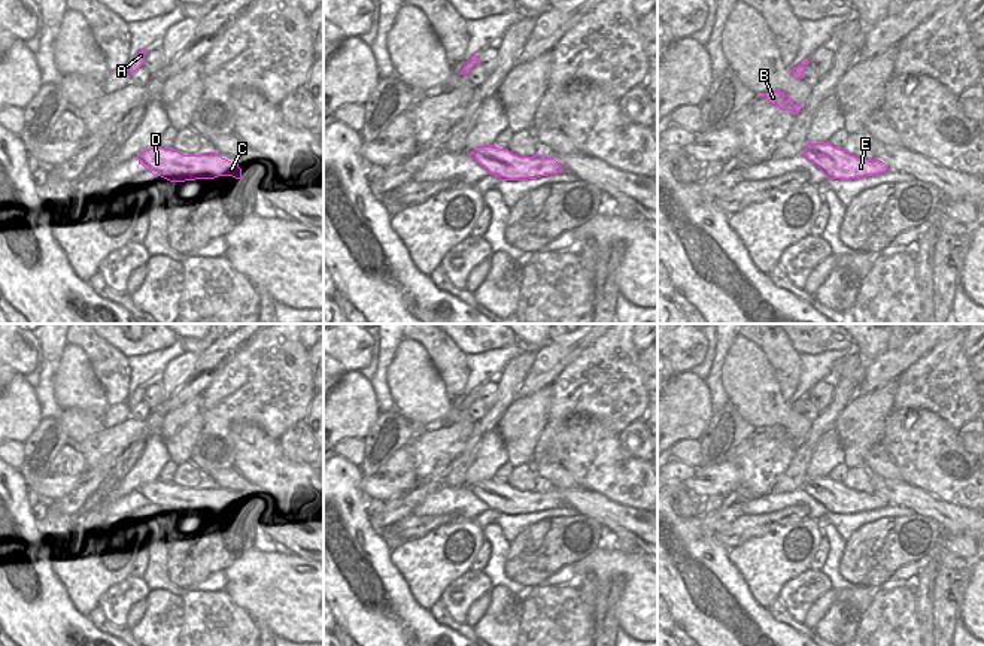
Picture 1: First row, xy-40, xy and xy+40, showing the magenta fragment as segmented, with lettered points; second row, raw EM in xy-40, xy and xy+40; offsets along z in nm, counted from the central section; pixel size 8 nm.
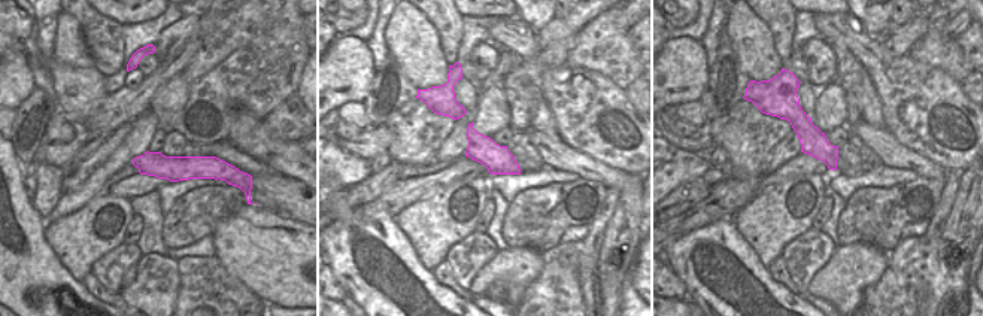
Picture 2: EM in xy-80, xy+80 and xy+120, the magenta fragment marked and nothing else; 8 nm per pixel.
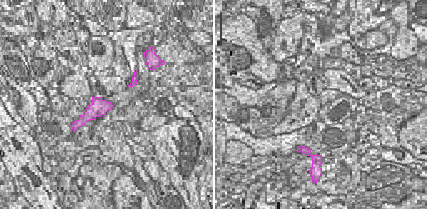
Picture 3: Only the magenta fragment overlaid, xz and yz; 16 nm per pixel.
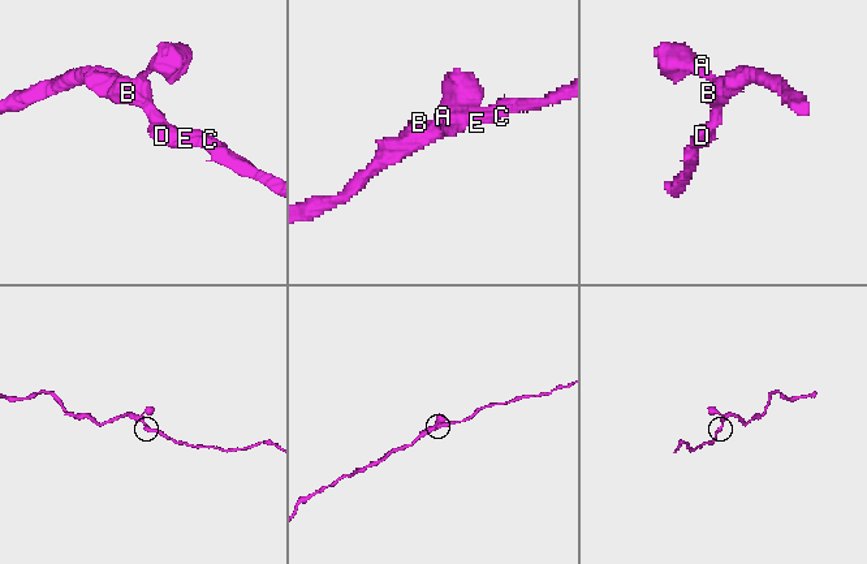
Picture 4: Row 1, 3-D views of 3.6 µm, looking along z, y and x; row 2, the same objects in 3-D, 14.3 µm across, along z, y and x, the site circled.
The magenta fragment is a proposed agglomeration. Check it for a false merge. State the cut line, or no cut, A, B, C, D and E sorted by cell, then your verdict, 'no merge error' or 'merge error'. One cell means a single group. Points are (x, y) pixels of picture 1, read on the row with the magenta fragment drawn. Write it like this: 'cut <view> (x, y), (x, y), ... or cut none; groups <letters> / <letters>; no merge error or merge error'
cut none; groups A B C D E; no merge error

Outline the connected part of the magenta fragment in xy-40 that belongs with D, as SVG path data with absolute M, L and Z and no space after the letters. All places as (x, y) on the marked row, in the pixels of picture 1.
M154 146L139 157L142 164L154 176L161 176L170 182L185 182L195 179L215 179L218 176L233 176L242 179L242 169L215 152L201 155L183 155L177 151Z

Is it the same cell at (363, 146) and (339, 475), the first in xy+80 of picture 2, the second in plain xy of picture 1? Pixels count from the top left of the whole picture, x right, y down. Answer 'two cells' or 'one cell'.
two cells

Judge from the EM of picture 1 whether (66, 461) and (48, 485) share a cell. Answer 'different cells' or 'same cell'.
same cell

